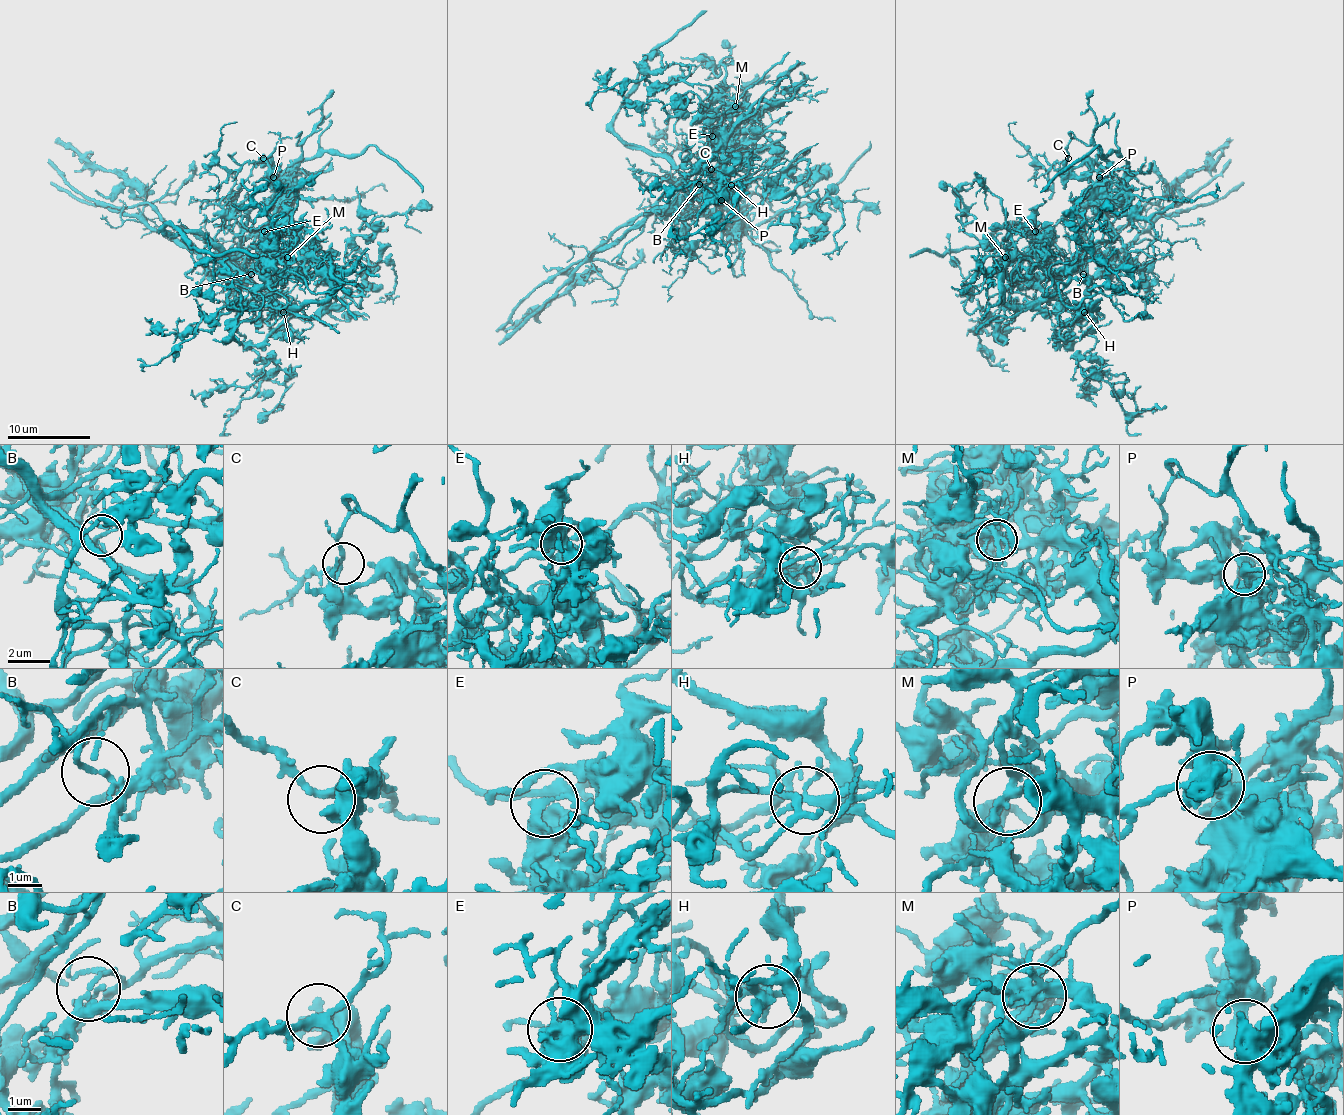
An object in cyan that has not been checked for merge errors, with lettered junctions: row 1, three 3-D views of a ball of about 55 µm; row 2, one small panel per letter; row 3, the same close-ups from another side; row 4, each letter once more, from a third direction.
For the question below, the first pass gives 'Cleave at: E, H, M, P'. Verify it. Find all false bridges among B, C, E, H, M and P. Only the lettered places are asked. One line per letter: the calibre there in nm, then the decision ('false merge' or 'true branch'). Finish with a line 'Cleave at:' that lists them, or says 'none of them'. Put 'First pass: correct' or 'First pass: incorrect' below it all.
B: calibre 130 nm; false merge
C: calibre 200 nm; true branch
E: calibre 200 nm; false merge
H: calibre 220 nm; false merge
M: calibre 240 nm; false merge
P: calibre 320 nm; true branch
Cleave at: B, E, H, M
First pass: incorrect

